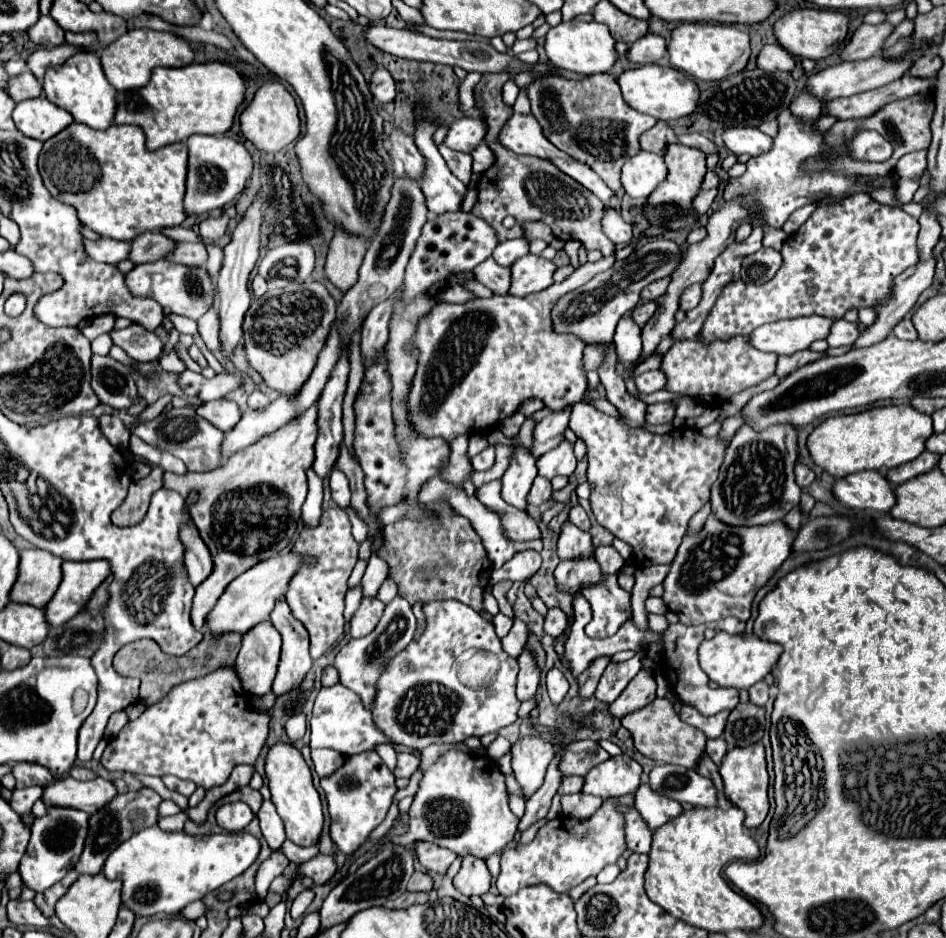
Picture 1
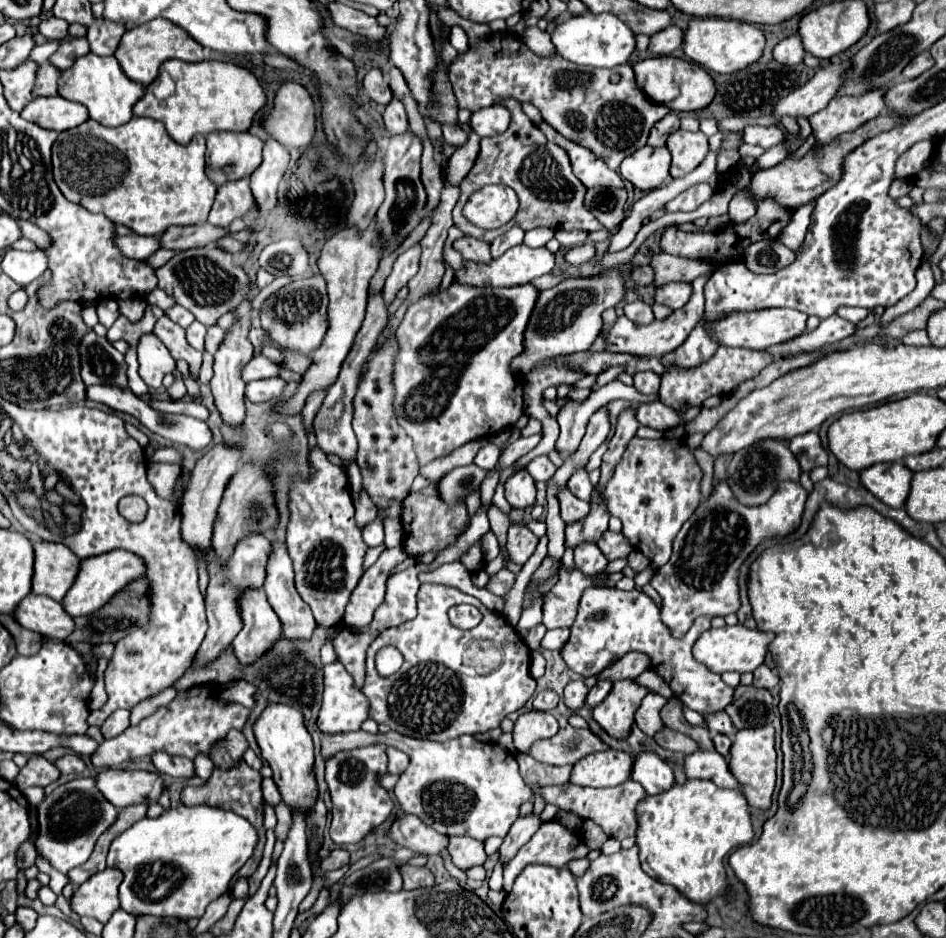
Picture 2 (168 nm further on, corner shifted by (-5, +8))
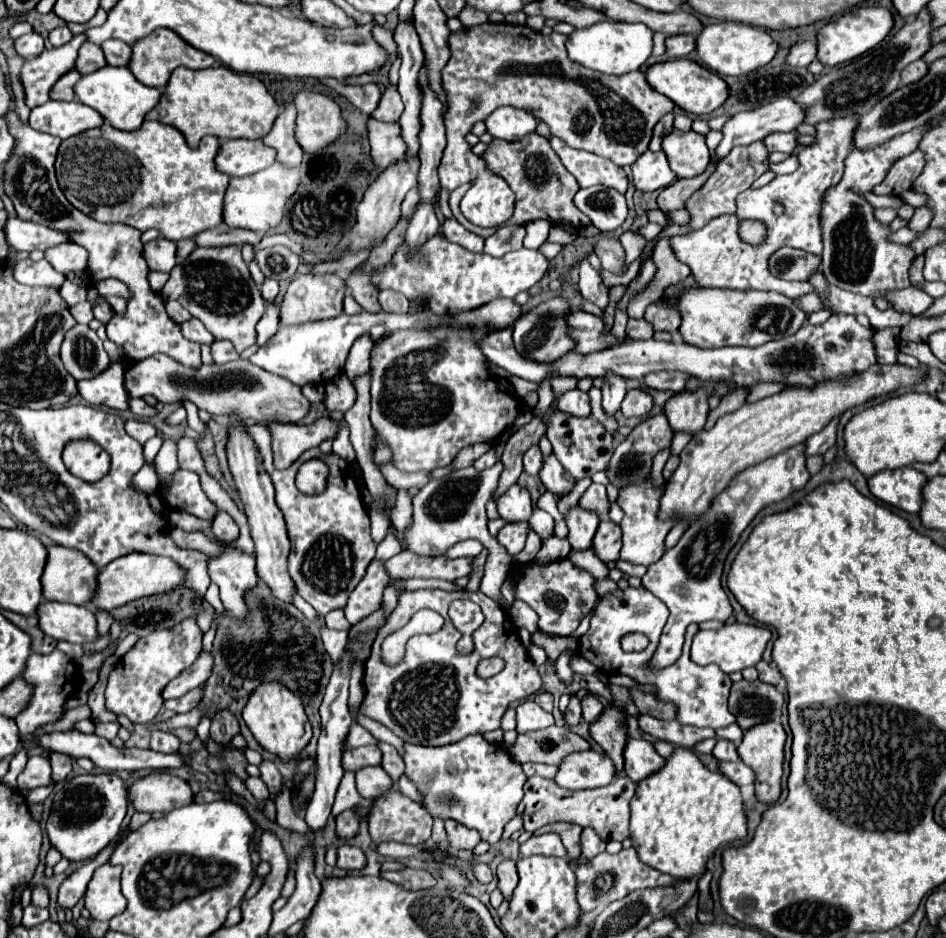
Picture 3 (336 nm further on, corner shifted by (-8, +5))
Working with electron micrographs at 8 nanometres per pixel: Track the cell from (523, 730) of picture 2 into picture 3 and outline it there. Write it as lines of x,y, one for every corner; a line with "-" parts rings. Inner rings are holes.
526,700
516,708
516,732
526,734
532,730
544,730
548,726
554,726
554,716
546,710
542,710
536,702

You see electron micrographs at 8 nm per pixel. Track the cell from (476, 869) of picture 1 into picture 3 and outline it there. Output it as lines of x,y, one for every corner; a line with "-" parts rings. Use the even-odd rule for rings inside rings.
446,822
446,832
448,832
448,844
454,850
474,850
476,844
482,840
476,830
468,830
466,826
460,826
458,822

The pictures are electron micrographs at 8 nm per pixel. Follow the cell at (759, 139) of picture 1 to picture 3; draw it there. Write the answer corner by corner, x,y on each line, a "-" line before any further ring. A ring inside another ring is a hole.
774,132
770,136
766,136
764,140
764,146
770,150
770,152
784,152
784,154
792,154
794,148
796,148
796,136
792,132
784,134
784,132

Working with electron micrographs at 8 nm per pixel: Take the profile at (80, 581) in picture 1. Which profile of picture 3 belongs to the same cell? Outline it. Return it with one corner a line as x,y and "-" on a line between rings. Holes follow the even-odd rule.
128,554
112,560
108,566
100,568
98,572
98,588
96,588
96,598
90,600
90,604
96,610
112,612
118,606
124,606
126,602
132,602
136,598
168,592
184,580
184,570
176,566
170,558
164,556
150,556
150,554

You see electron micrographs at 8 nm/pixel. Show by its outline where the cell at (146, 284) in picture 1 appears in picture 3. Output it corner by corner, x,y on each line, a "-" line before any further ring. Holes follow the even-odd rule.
240,246
194,248
188,260
172,268
170,280
162,288
162,298
180,302
214,334
214,338
230,340
238,354
256,344
256,322
266,310
266,302
242,260

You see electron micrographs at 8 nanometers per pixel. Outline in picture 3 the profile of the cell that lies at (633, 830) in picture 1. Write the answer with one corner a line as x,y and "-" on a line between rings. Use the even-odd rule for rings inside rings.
620,774
612,784
594,790
566,790
554,780
532,776
524,784
524,798
518,806
518,814
524,820
524,830
534,832
540,826
552,822
572,822
582,828
590,826
602,840
626,840
628,838
628,818
630,818
630,800
636,794
636,782

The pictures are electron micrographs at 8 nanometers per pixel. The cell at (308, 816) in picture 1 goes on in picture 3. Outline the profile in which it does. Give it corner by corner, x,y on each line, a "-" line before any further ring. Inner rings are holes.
268,682
260,686
256,692
252,692
242,712
242,718
250,728
250,732
254,734
254,738
258,740
258,744
264,750
276,754
282,762
296,760
312,738
312,726
304,714
304,706
300,698
296,698
290,690
284,690
280,682

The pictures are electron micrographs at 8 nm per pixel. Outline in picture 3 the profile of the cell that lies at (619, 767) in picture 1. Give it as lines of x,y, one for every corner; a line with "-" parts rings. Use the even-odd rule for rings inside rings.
588,750
572,754
572,758
564,758
564,764
560,764
554,782
568,790
582,790
608,786
614,778
616,778
614,762
606,754

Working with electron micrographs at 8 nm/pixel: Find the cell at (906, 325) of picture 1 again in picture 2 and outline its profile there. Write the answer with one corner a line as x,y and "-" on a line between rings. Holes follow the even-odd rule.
921,329
921,331
911,331
909,335
903,337
903,343
905,343
905,345
915,345
915,347
925,347
925,345
929,345
927,331
925,331
925,329

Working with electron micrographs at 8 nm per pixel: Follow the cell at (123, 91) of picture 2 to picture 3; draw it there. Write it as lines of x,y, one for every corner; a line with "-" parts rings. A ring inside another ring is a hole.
104,66
92,74
84,74
76,82
74,92
82,104
94,108
108,124
118,130
136,130
144,122
146,112
156,106
162,96
162,90
140,84
126,66

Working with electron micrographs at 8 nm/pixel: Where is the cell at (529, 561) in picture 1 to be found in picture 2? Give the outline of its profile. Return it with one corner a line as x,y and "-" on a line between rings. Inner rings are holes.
513,523
511,527
509,527
509,533
507,533
507,553
509,553
509,557
515,561
515,563
519,563
519,565
523,565
529,557
531,557
531,553
535,551
535,545
537,545
537,537
527,529
527,525
517,525
517,523

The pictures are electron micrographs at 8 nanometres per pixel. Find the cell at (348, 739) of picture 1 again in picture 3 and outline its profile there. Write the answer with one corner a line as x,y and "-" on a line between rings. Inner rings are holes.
322,630
322,640
328,656
332,658
332,664
338,664
344,654
344,646
348,640
348,632
338,632
338,630

